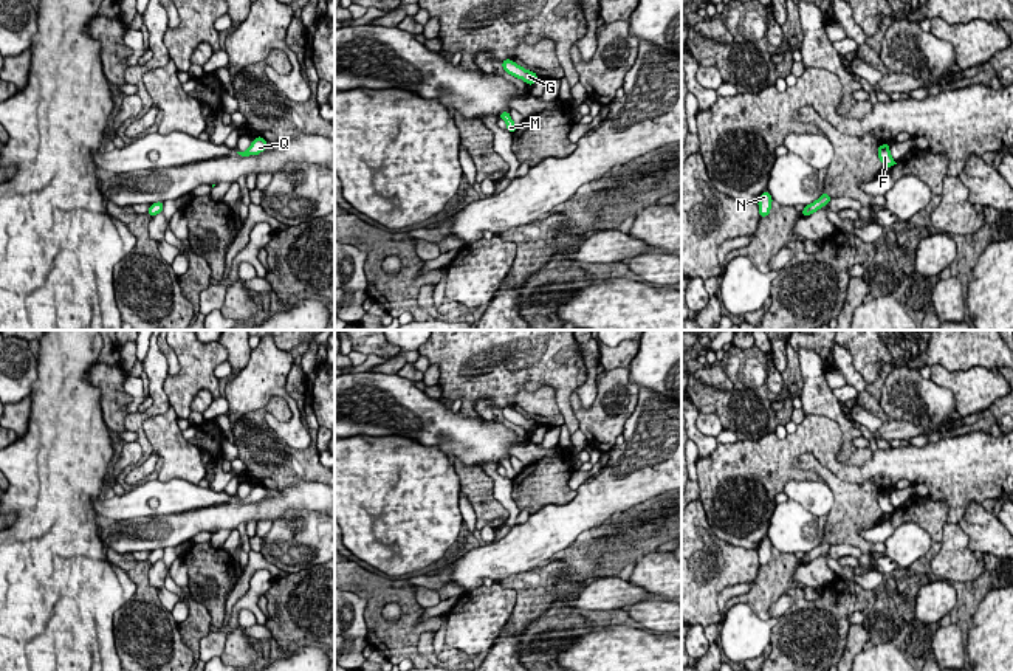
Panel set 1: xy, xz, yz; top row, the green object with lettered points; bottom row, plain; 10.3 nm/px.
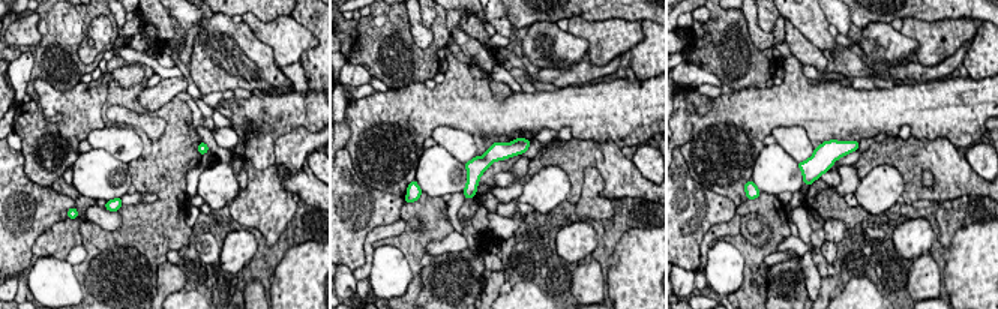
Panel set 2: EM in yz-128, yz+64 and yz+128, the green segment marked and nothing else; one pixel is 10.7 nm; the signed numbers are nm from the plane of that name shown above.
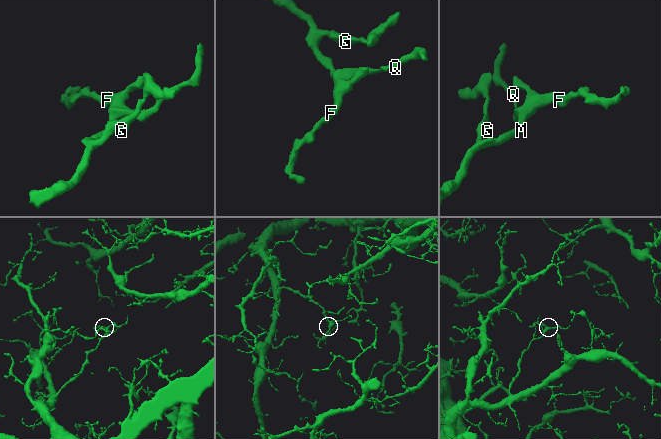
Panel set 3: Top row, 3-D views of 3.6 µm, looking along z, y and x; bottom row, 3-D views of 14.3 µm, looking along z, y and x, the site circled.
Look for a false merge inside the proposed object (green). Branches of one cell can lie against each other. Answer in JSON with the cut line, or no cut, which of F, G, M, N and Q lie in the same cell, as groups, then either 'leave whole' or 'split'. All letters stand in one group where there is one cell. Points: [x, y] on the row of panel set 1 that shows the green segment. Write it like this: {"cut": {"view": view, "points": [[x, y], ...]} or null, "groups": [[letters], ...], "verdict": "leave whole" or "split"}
{"cut": null, "groups": [["F", "G", "M", "N", "Q"]], "verdict": "leave whole"}

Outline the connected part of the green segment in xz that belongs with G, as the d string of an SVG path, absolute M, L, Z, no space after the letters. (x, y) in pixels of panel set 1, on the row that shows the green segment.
M511 59L503 60L502 67L508 74L525 81L528 85L533 85L537 81L536 73L522 68L516 62L513 62Z

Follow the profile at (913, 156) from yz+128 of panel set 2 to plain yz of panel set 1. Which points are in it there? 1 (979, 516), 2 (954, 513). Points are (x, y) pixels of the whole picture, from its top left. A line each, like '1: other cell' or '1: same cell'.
1: same cell
2: other cell

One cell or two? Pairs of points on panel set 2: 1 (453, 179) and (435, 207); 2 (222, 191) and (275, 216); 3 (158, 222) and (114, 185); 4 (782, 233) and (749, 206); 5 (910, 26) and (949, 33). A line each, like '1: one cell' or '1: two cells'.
1: two cells
2: two cells
3: two cells
4: one cell
5: one cell

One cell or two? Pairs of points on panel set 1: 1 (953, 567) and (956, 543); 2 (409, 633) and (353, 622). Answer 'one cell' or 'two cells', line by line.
1: one cell
2: two cells

